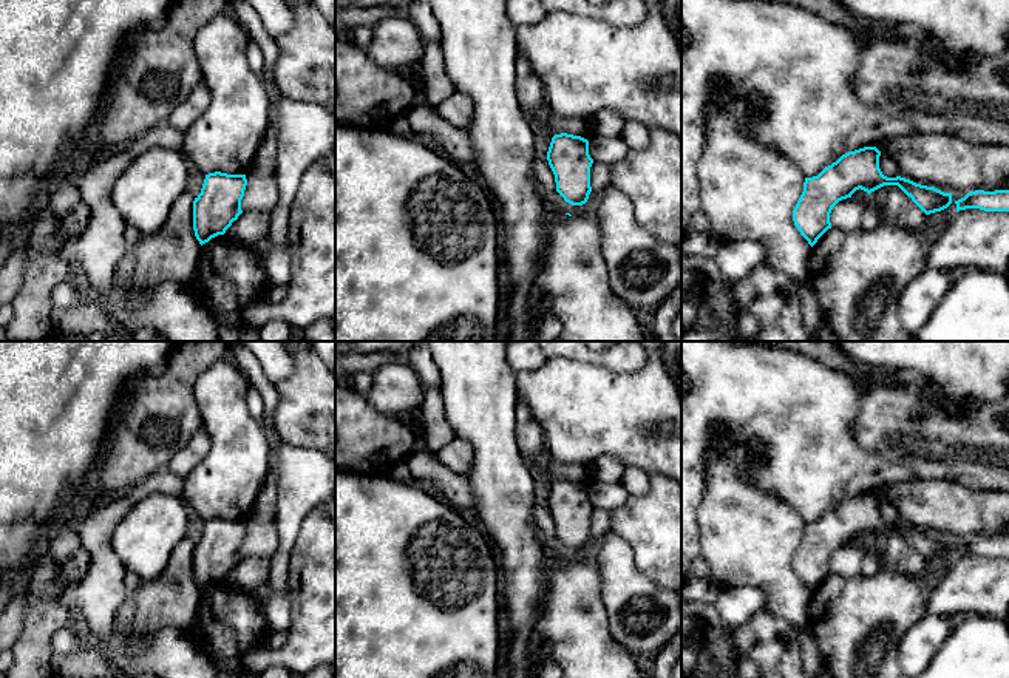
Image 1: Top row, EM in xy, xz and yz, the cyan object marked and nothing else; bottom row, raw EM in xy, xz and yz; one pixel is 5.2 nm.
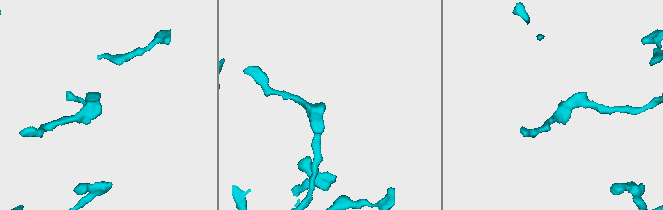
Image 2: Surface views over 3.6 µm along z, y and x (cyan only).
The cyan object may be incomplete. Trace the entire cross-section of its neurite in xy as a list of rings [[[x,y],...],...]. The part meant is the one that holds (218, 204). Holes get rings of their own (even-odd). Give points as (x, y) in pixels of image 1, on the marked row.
[[[221,171],[206,175],[201,193],[193,201],[193,230],[201,246],[224,235],[243,213],[246,185],[246,175]]]

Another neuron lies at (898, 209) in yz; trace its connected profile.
[[[884,185],[870,193],[879,207],[882,221],[929,233],[927,215],[898,185]]]

